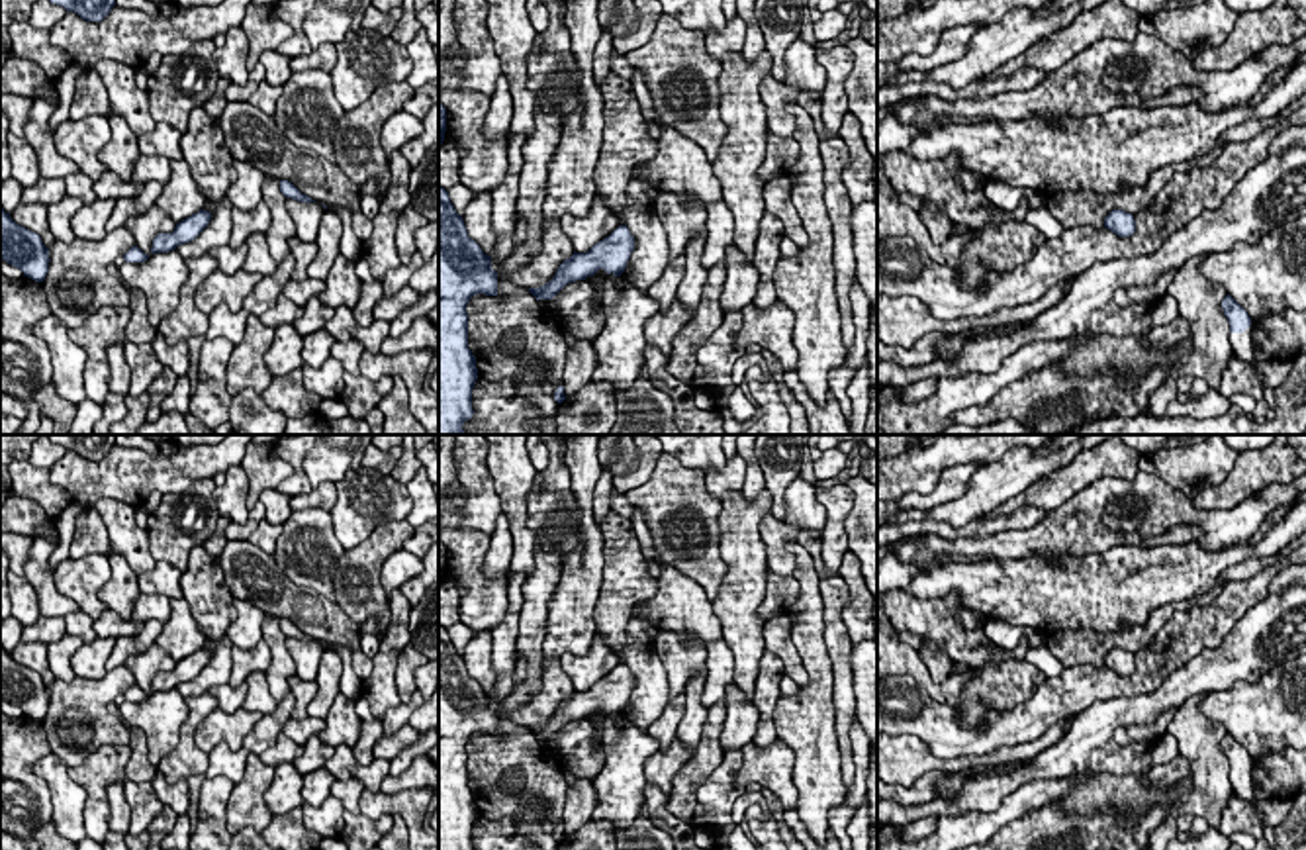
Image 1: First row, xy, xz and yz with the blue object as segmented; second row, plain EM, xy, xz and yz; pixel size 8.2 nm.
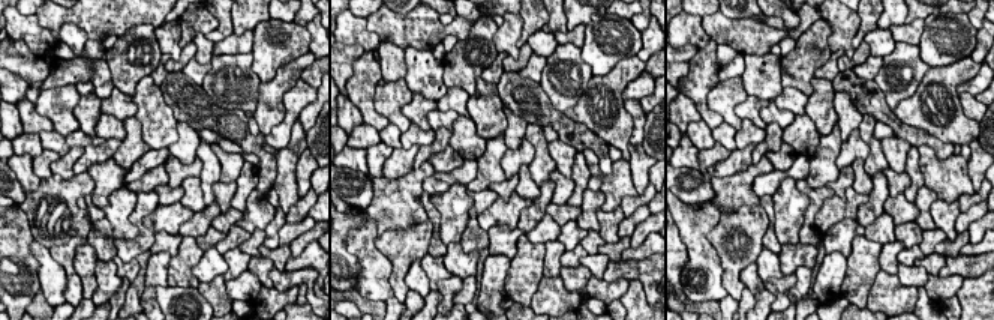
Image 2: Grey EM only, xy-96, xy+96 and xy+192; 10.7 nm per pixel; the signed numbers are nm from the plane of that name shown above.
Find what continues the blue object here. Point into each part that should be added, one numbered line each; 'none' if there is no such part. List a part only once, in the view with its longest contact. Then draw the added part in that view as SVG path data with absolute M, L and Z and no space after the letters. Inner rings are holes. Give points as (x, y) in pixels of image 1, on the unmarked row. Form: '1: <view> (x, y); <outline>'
1: yz (1273, 811); M1251 766L1243 772L1230 772L1230 781L1239 799L1251 801L1263 815L1265 826L1277 826L1292 809L1292 799L1259 801L1253 795Z

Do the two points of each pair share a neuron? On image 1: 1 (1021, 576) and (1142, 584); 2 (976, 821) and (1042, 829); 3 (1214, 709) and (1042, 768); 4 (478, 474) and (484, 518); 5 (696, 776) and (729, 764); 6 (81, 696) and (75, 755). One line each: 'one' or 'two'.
1: one
2: two
3: two
4: one
5: two
6: one

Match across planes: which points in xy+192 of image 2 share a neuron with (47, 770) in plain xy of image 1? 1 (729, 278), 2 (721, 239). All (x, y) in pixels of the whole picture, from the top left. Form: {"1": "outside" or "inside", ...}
{"1": "outside", "2": "outside"}

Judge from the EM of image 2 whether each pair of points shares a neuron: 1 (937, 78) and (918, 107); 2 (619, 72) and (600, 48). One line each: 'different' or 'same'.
1: same
2: different

